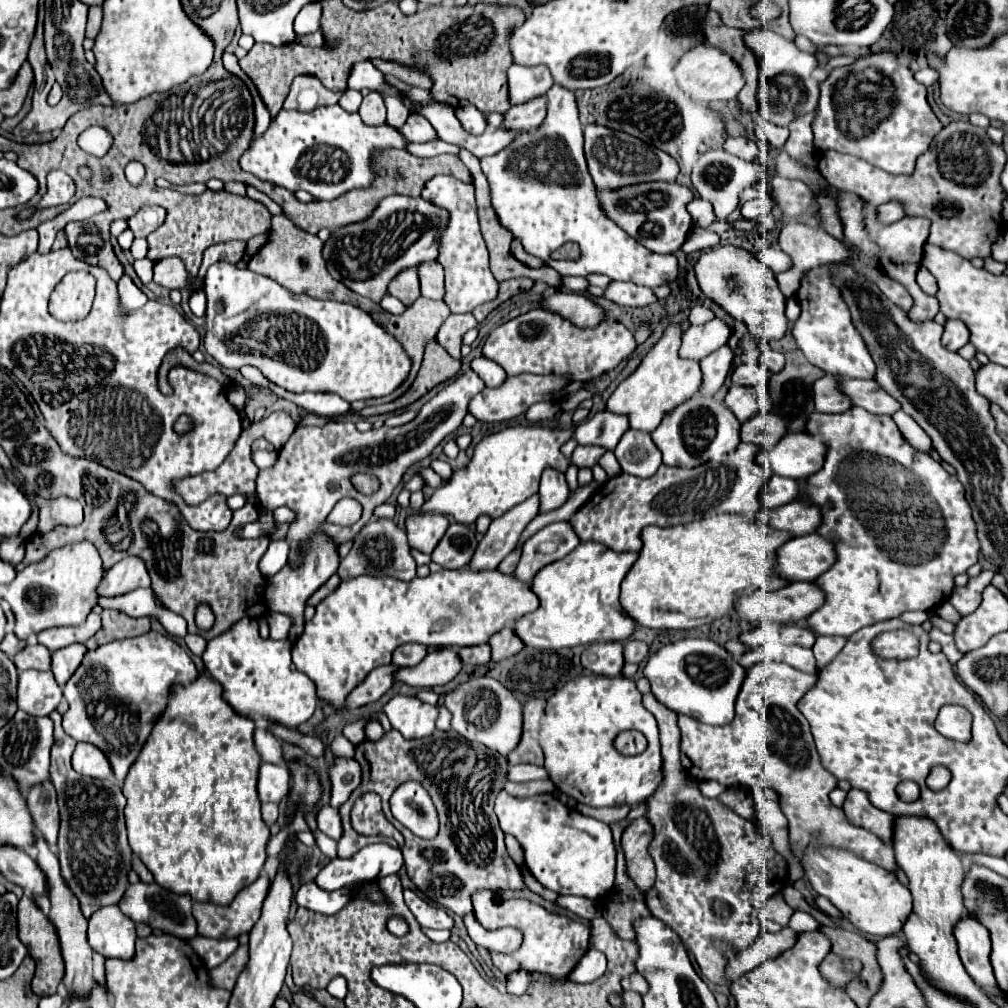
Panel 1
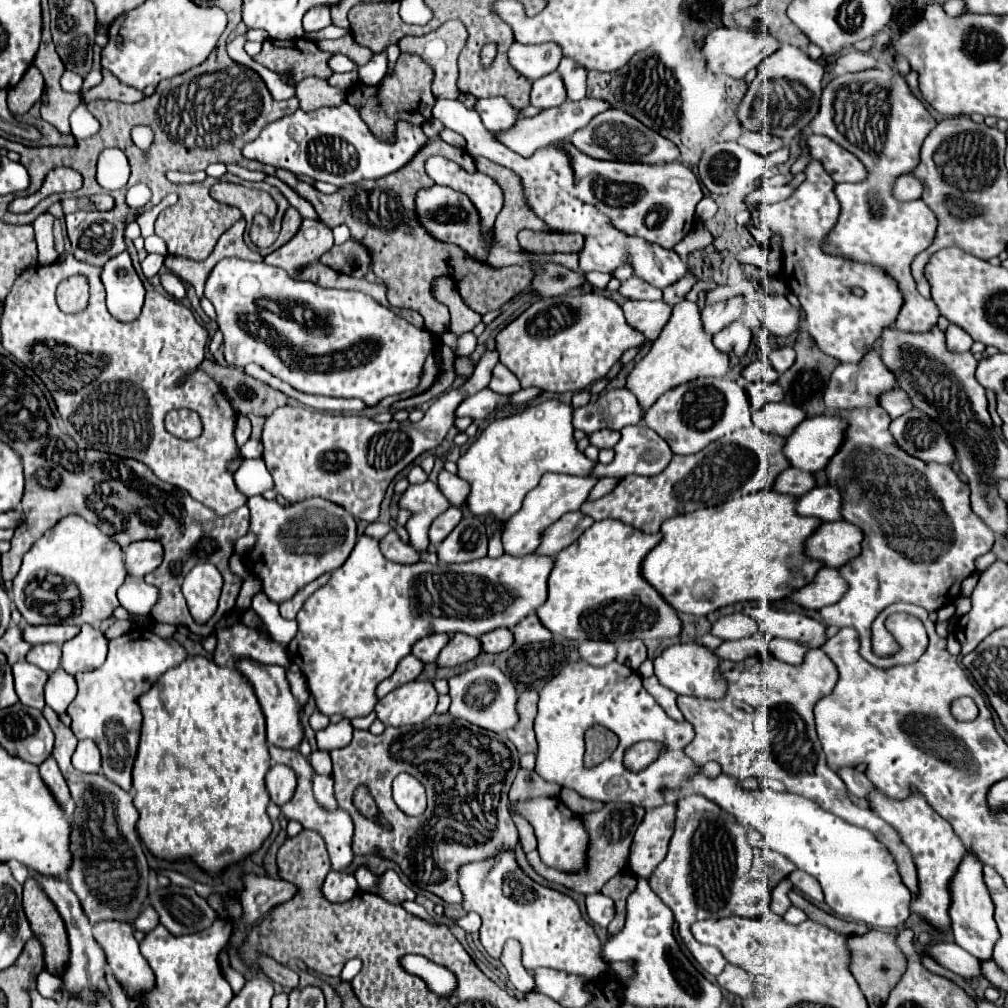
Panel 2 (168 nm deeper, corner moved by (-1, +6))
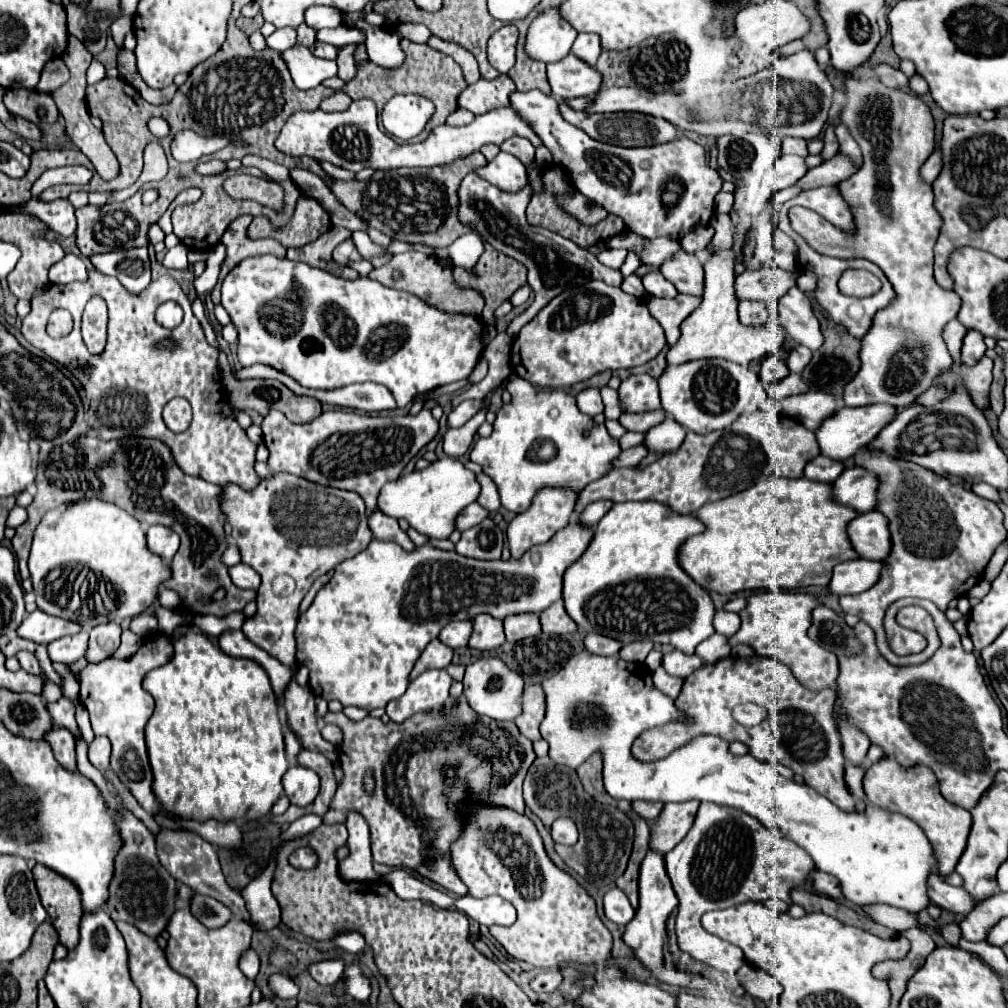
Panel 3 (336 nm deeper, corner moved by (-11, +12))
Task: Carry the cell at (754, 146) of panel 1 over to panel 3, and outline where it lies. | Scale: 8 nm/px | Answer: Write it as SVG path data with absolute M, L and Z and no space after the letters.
M784 137L784 139L782 139L782 153L792 153L792 155L806 157L806 155L808 155L806 141L794 139L794 137Z

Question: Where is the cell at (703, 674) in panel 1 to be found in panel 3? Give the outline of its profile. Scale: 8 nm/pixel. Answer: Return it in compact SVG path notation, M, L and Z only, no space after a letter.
M668 651L662 657L662 667L668 675L674 677L686 677L692 675L702 665L702 659L698 655L684 655L682 651Z

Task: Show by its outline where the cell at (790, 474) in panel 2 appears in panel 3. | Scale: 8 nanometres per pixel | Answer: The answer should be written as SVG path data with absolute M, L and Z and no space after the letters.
M818 455L816 459L812 459L806 469L804 469L804 477L812 479L812 481L826 481L826 483L834 483L840 473L844 471L844 463L836 461L836 459L828 459L826 455Z

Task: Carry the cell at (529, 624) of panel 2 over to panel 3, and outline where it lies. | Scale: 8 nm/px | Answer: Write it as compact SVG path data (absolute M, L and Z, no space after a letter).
M562 599L552 603L552 607L540 613L540 623L542 631L548 635L564 635L564 633L574 633L578 629L576 623L570 619L570 615L564 611Z

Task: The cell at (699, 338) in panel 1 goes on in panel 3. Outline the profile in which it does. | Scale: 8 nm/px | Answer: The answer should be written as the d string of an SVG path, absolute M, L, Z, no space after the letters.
M762 265L760 269L746 269L736 277L736 295L740 301L768 301L780 299L796 285L796 277L790 271L782 271L776 265Z

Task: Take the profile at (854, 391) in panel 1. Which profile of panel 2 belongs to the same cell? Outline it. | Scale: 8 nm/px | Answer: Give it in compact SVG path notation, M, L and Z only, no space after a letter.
M898 387L882 393L882 397L878 397L878 405L884 407L886 413L888 413L892 419L896 419L896 417L900 417L902 413L906 413L906 411L912 409L910 399L908 399L906 393L904 393L902 389L898 389Z

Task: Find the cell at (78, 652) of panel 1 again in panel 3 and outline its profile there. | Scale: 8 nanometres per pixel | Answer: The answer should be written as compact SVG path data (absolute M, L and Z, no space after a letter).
M110 621L110 623L102 623L90 629L90 645L86 651L86 659L90 663L100 663L104 659L108 659L120 645L120 625Z

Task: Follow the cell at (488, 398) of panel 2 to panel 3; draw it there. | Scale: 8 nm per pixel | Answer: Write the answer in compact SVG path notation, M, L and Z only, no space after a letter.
M462 401L456 409L452 409L452 413L448 415L448 427L462 427L472 415L478 413L478 409L482 407L482 401Z

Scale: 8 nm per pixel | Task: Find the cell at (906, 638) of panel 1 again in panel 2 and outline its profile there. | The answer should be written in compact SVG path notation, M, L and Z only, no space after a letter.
M882 407L842 409L834 415L844 419L848 427L838 453L826 465L826 477L830 485L840 489L842 517L862 529L864 540L860 555L840 567L848 591L838 603L822 607L820 617L826 625L854 627L861 636L860 655L876 667L888 669L916 663L928 647L928 635L919 619L906 613L886 619L886 629L898 643L898 651L892 657L874 655L872 622L880 611L898 601L920 605L926 611L938 611L954 603L960 595L962 579L976 569L976 557L992 549L994 533L970 509L970 489L950 465L924 463L898 449L888 431L890 417Z

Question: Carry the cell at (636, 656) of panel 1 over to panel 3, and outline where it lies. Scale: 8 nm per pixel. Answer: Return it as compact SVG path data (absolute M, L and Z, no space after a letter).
M634 641L634 643L628 643L620 649L620 657L624 661L636 661L636 663L642 663L646 659L646 655L652 651L652 643L650 641Z

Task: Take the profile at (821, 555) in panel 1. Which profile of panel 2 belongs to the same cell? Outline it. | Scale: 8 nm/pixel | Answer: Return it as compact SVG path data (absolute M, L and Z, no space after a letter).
M848 521L822 523L804 545L806 557L820 561L824 567L842 567L860 553L862 531Z

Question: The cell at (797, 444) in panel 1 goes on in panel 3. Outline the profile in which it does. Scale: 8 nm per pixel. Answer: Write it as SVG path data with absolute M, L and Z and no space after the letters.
M886 403L866 405L866 407L856 407L856 409L842 407L830 419L826 419L820 425L820 429L816 431L820 453L824 453L826 457L832 457L836 461L844 461L844 459L852 457L856 451L860 451L860 447L864 449L894 417L896 417L896 409Z

